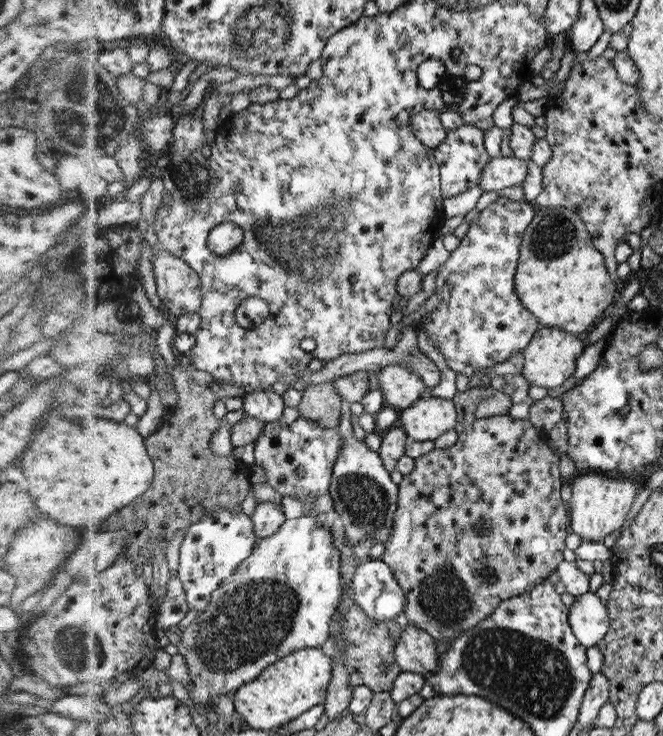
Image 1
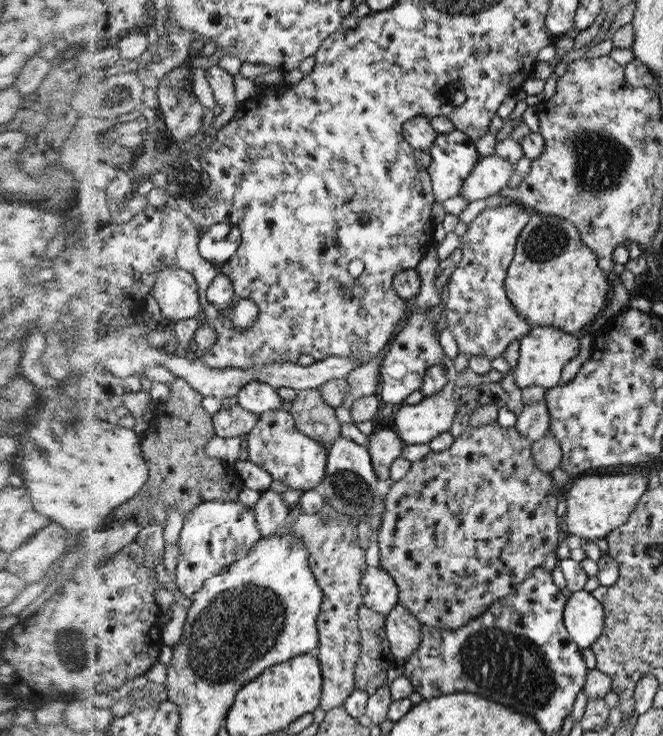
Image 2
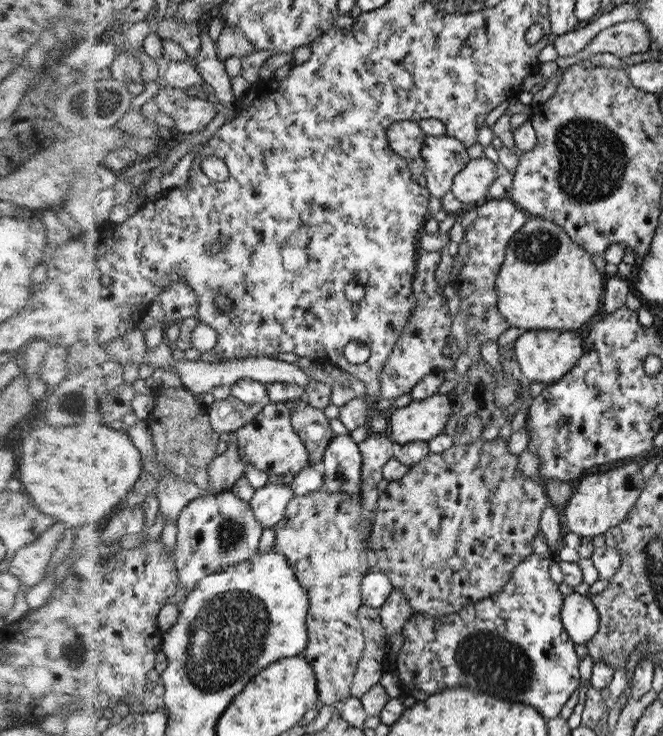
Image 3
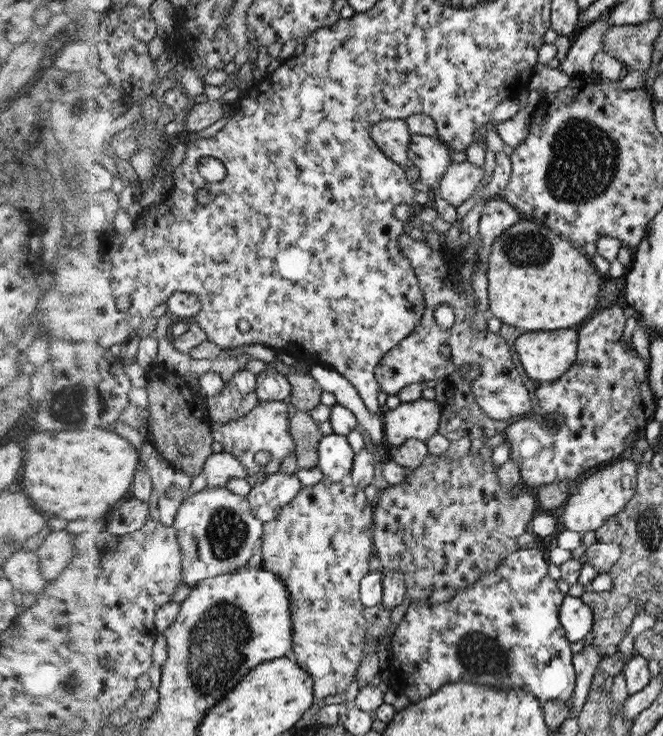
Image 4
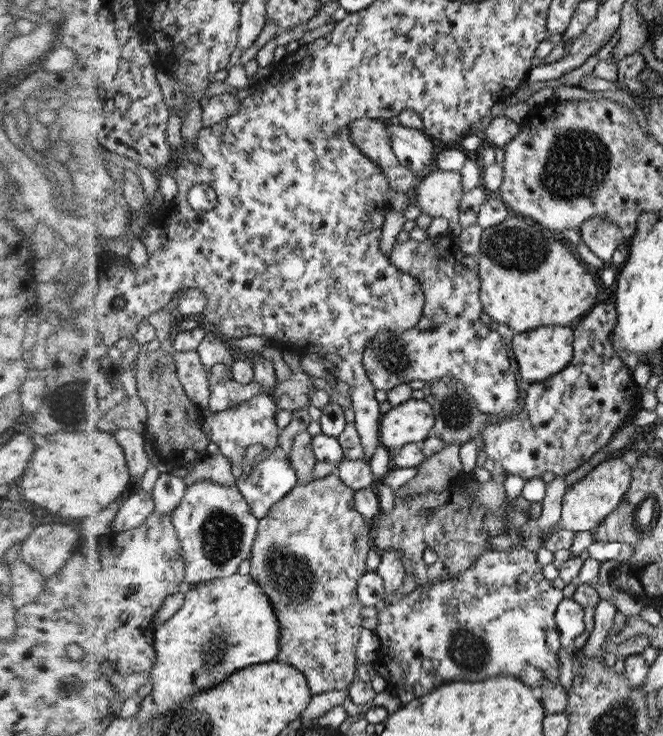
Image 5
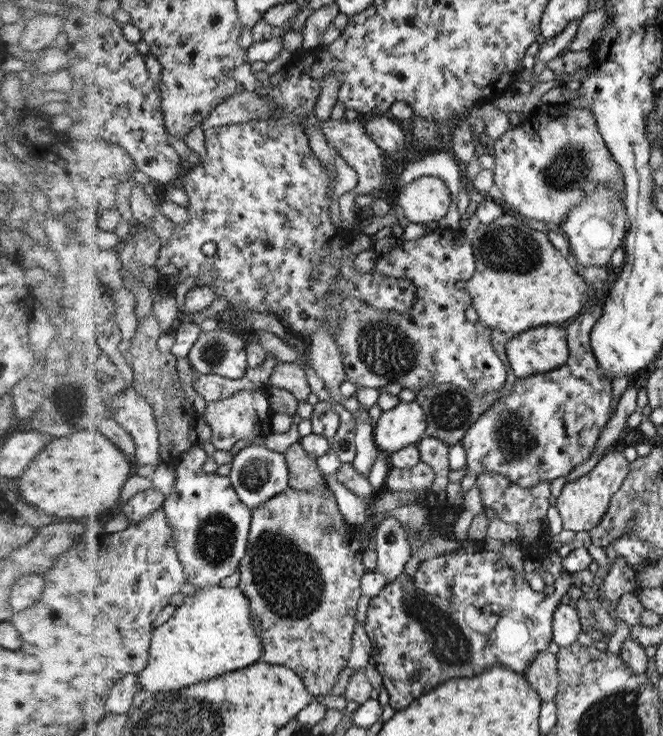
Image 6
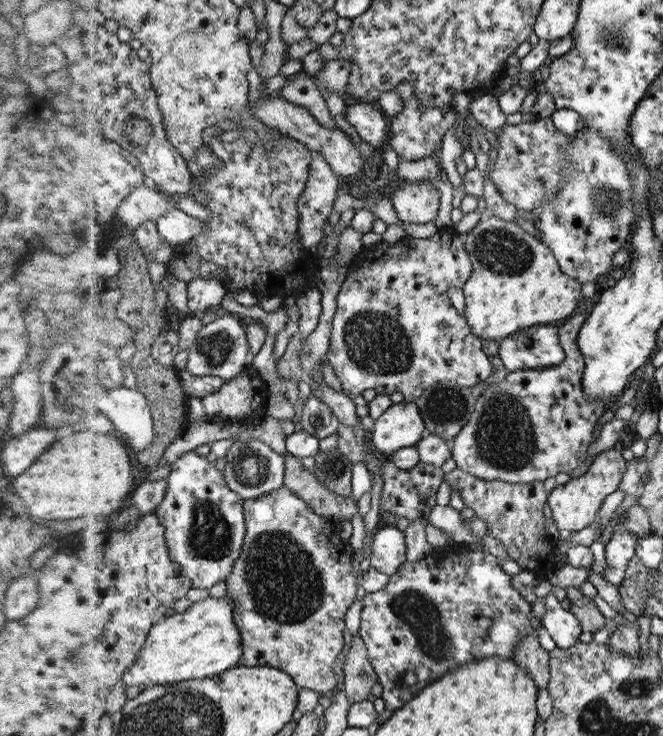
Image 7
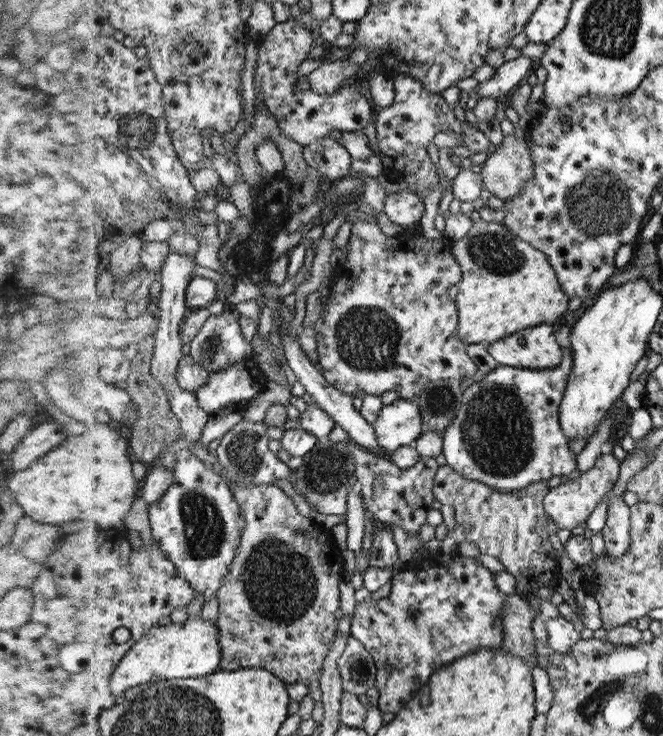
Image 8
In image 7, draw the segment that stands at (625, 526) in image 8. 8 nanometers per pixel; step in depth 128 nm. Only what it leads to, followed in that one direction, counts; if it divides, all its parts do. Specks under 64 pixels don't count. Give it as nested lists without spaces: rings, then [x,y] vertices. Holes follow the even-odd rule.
[[[625,514],[618,518],[618,524],[610,537],[609,543],[605,546],[606,567],[602,574],[606,583],[620,587],[625,580],[626,566],[628,560],[635,555],[637,536],[627,532],[623,526]]]

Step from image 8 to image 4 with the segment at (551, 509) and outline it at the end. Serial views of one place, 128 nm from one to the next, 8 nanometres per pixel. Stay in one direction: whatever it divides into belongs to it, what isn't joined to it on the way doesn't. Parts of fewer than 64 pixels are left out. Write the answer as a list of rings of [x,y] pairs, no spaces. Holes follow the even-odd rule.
[[[622,457],[615,460],[588,476],[580,486],[578,492],[570,495],[564,506],[559,510],[560,529],[571,530],[574,532],[595,532],[615,515],[621,514],[628,507],[630,500],[637,493],[637,479],[640,464],[634,460]]]

